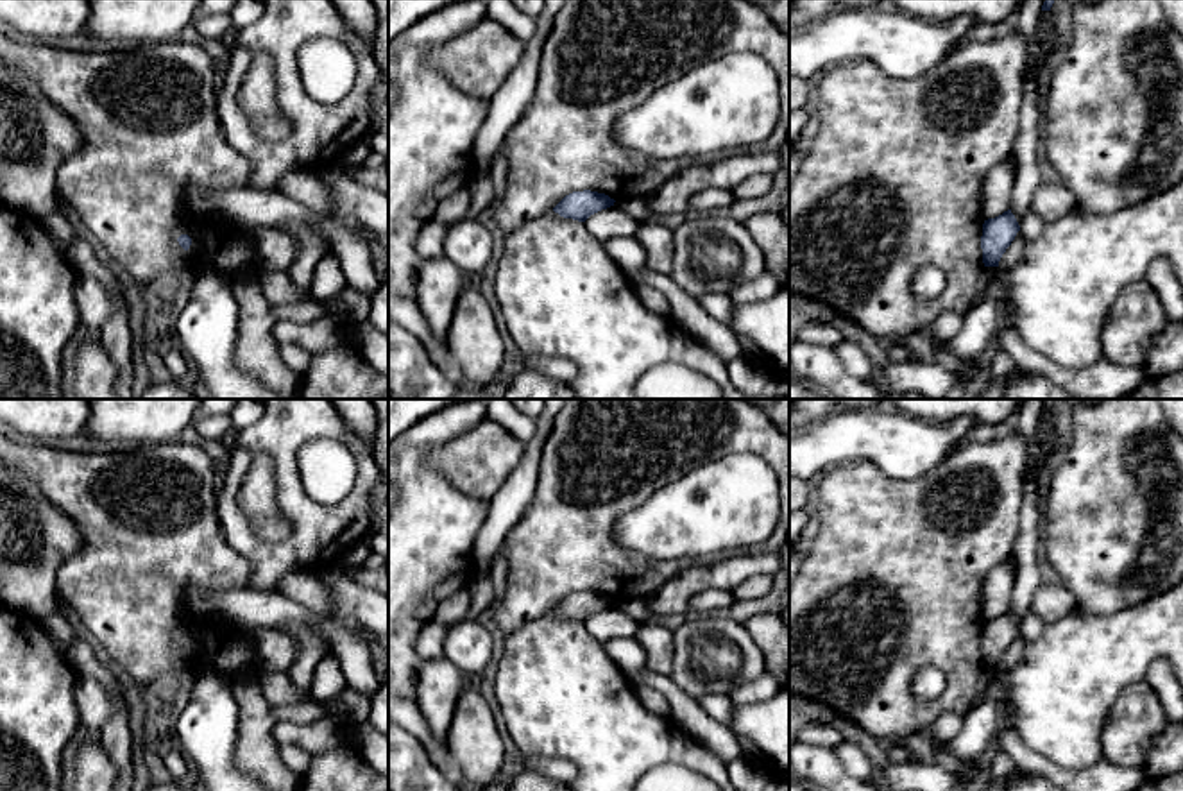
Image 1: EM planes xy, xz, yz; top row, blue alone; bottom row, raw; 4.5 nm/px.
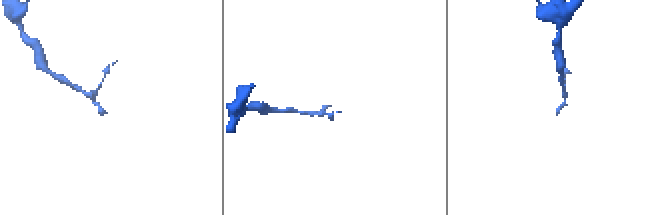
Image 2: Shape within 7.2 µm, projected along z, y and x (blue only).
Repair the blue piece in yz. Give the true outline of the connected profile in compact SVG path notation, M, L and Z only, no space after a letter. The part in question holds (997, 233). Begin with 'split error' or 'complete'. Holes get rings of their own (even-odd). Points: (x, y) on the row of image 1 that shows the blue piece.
complete; M1011 209L995 218L984 220L981 236L984 267L999 267L1002 254L1011 245L1018 231L1020 225Z

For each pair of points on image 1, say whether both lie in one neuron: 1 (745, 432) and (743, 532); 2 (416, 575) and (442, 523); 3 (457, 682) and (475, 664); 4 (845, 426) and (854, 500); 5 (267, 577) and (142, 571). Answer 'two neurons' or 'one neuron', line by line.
1: two neurons
2: one neuron
3: two neurons
4: two neurons
5: two neurons

